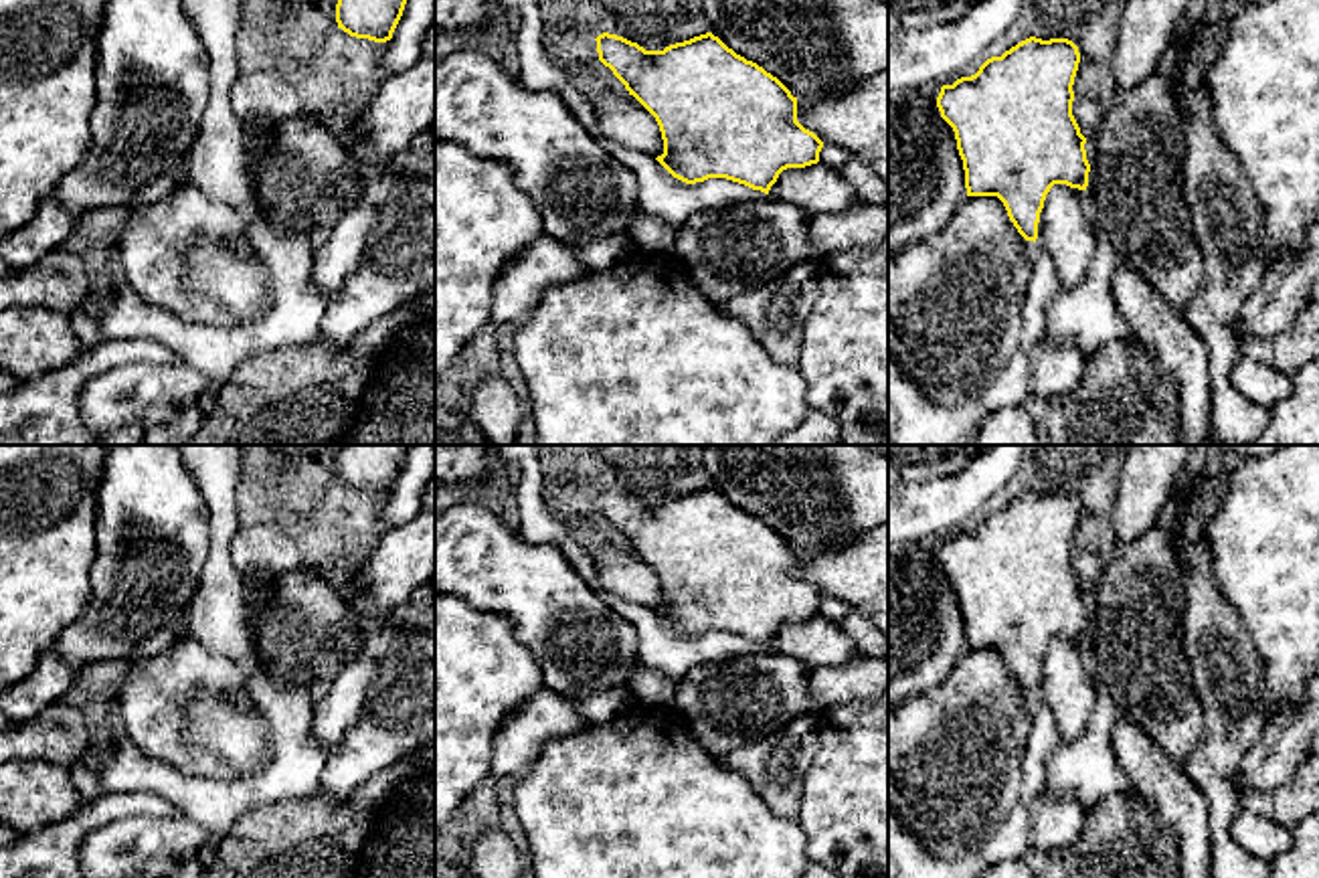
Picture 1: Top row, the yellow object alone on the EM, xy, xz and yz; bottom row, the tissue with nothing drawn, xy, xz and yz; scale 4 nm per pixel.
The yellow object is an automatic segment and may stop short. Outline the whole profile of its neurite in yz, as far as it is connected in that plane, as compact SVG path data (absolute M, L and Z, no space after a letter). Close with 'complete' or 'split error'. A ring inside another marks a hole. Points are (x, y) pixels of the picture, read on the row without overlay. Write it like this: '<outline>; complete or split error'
M1030 490L937 550L955 585L967 649L997 649L1026 694L1036 696L1054 637L1088 639L1086 591L1072 568L1078 516L1072 494Z; complete

